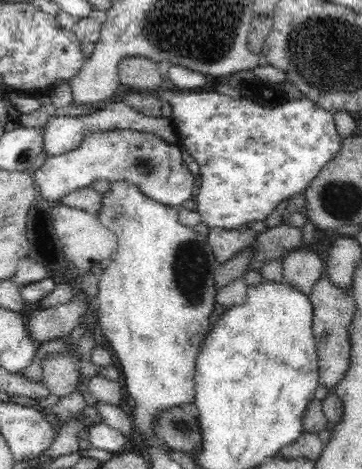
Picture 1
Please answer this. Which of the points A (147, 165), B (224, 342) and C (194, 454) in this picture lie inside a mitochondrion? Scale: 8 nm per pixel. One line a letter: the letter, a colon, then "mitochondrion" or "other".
A: mitochondrion
B: other
C: other

